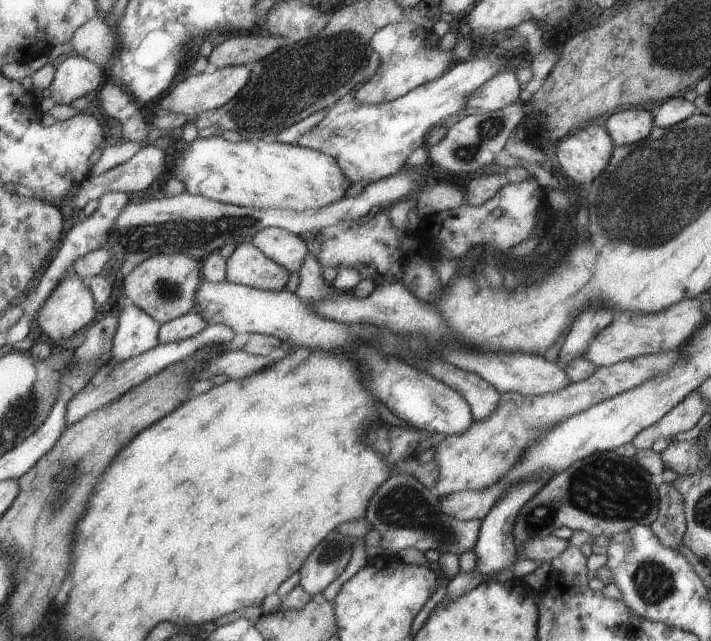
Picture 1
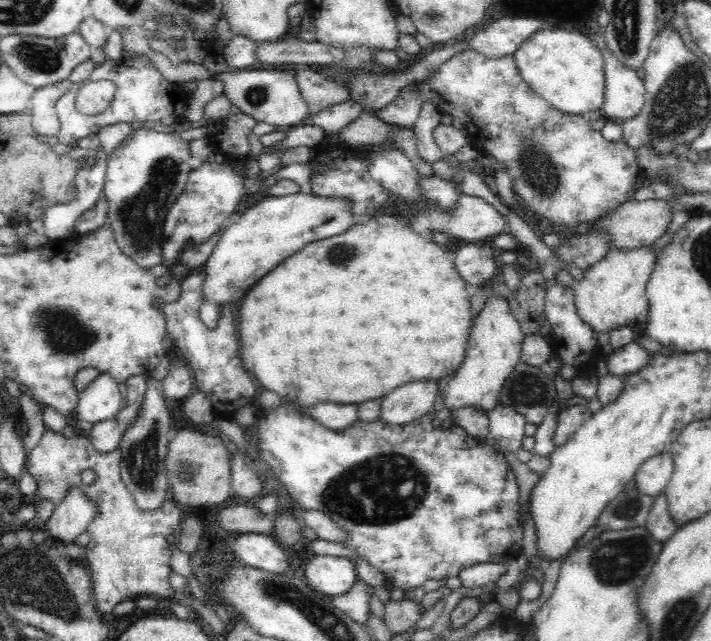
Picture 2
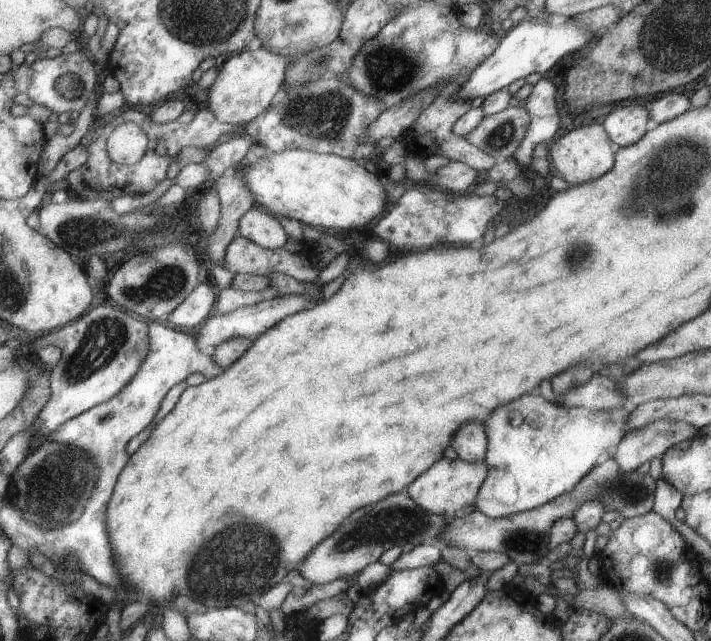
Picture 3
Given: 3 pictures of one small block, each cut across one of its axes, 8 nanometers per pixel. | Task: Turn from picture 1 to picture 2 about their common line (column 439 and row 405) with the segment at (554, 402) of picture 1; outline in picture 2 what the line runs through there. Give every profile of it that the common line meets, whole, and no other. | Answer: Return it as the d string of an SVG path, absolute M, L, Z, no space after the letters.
M493 298L471 326L465 355L460 366L452 374L447 387L441 392L443 408L454 412L460 408L491 411L498 404L506 378L519 363L524 334L510 312L505 298Z

